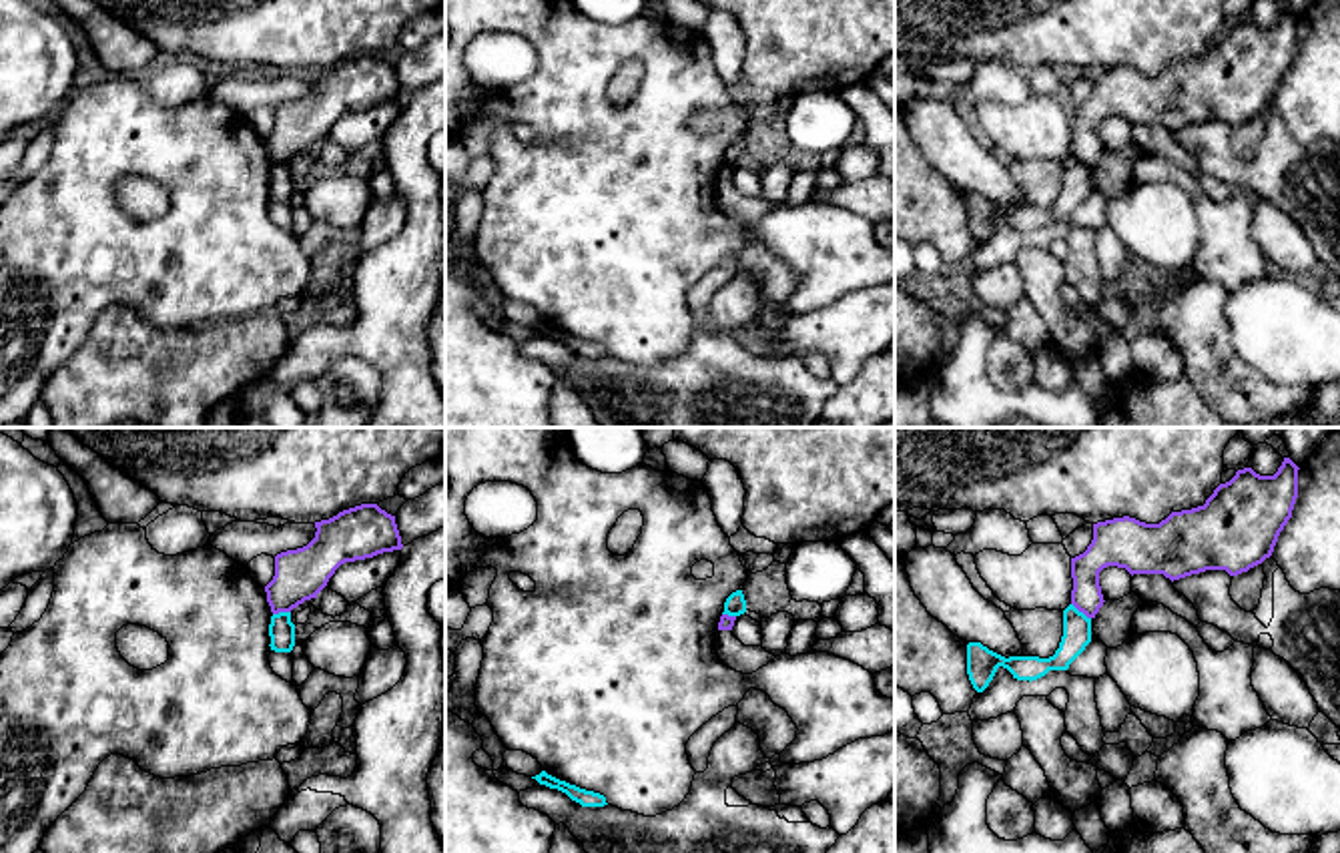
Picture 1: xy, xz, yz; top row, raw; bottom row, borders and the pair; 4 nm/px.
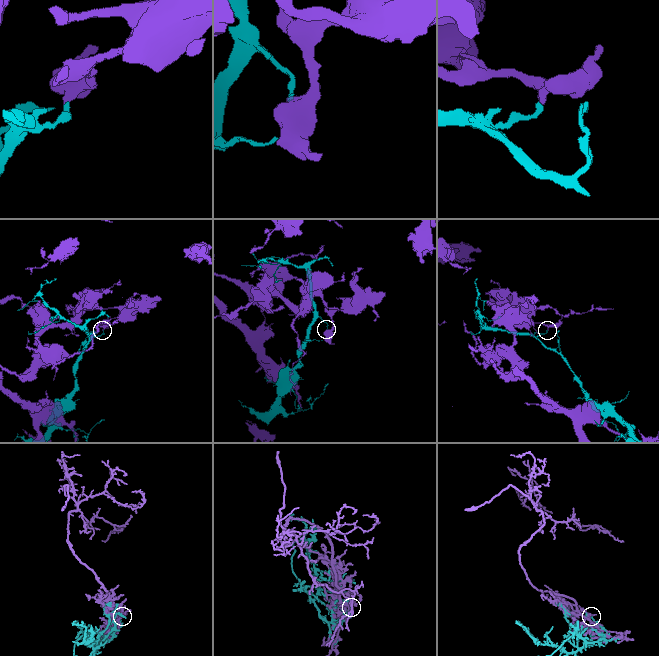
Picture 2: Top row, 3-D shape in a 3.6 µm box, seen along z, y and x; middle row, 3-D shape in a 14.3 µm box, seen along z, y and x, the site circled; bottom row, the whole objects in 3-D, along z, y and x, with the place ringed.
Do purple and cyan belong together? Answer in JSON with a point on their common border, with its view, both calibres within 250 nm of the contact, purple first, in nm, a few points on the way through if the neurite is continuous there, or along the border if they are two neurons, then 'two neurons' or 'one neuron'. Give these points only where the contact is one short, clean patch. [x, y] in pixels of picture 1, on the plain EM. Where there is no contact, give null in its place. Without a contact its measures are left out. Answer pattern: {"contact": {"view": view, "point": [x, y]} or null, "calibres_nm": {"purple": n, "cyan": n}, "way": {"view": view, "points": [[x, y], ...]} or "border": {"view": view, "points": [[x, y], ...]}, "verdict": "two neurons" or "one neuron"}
{"contact": {"view": "yz", "point": [1082, 161]}, "calibres_nm": {"purple": 120, "cyan": 110}, "border": {"view": "yz", "points": [[1072, 153], [1090, 169]]}, "verdict": "two neurons"}

